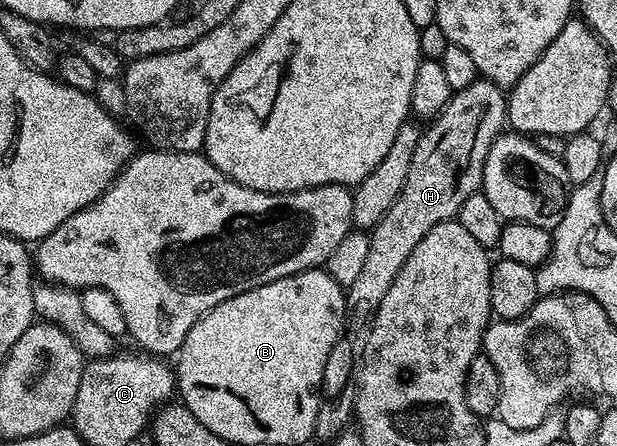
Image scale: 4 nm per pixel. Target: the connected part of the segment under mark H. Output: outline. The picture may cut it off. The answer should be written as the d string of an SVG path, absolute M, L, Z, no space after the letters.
M479 79L473 81L468 87L457 90L451 96L450 102L438 112L437 117L427 124L430 126L425 126L421 139L416 143L416 155L412 155L412 167L408 167L408 179L404 179L404 187L396 203L392 203L392 207L388 207L388 215L384 215L384 219L380 219L380 223L376 223L373 229L369 230L368 263L364 263L364 271L360 271L356 283L348 286L346 293L348 333L354 336L350 341L350 349L354 355L361 355L364 351L376 311L384 295L388 293L388 287L392 287L396 275L400 275L400 267L404 267L408 255L412 255L416 243L420 243L420 239L424 239L424 235L428 235L432 227L457 218L460 203L464 203L468 195L481 190L484 163L488 159L488 151L494 140L498 138L498 134L504 129L503 118L506 116L507 100L503 86L493 85L491 81Z

